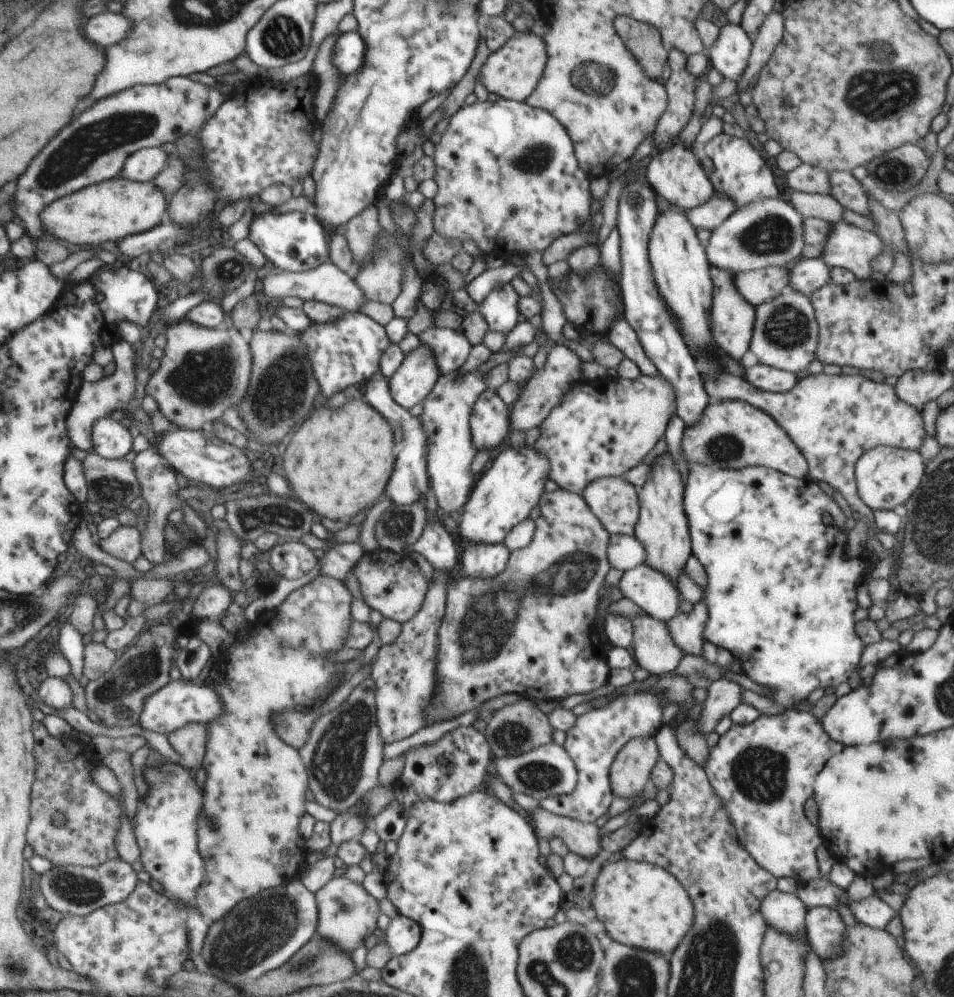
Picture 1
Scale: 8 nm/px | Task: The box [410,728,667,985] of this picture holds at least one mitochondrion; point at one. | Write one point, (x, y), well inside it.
(534, 776)

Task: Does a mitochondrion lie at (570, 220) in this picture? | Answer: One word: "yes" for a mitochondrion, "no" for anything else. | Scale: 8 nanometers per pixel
no

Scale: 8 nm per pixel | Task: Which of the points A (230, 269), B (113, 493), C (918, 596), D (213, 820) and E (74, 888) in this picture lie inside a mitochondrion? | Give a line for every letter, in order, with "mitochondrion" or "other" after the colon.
A: mitochondrion
B: mitochondrion
C: other
D: mitochondrion
E: mitochondrion

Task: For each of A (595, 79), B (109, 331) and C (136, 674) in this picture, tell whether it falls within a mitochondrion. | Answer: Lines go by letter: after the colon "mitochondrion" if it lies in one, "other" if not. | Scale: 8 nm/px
A: mitochondrion
B: other
C: mitochondrion

